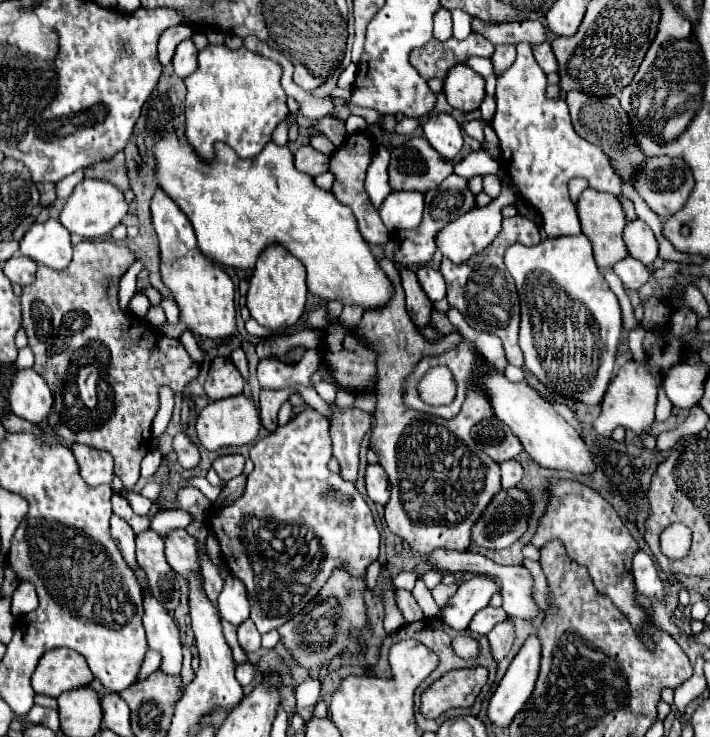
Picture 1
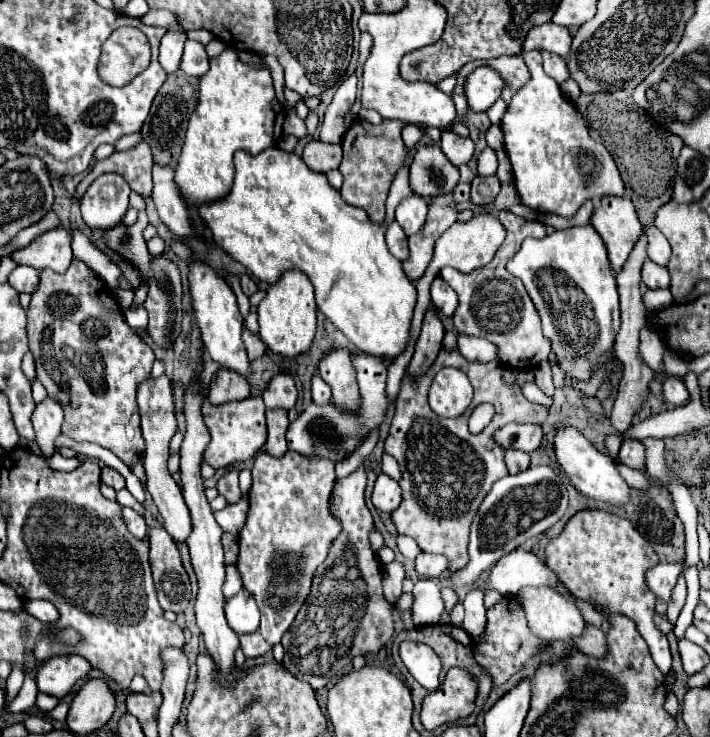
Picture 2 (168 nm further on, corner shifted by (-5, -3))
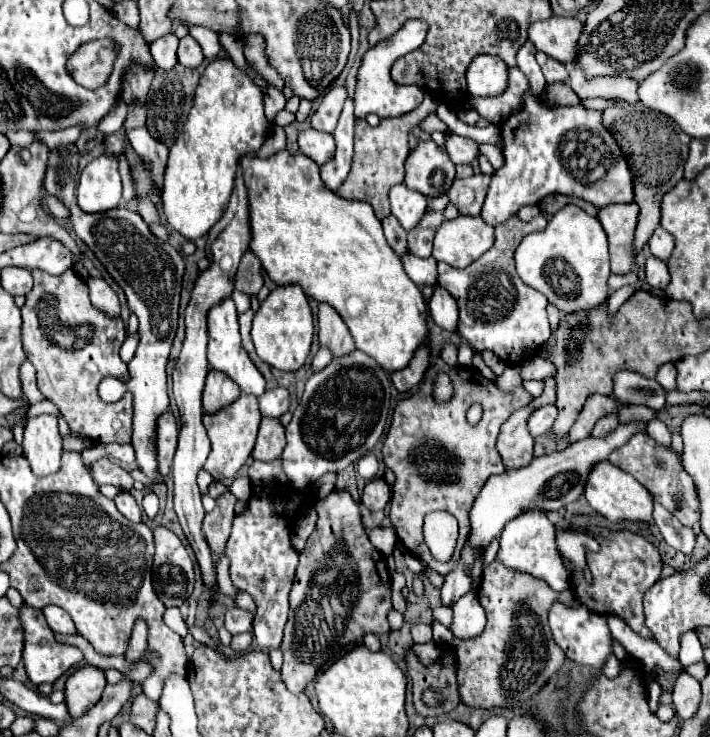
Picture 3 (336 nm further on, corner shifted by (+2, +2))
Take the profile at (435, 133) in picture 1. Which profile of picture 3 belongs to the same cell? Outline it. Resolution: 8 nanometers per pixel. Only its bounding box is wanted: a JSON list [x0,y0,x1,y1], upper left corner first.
[445,134,479,164]

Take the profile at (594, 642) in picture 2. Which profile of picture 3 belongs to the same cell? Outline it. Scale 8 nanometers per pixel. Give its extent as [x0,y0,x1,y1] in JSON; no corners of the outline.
[601,654,621,678]

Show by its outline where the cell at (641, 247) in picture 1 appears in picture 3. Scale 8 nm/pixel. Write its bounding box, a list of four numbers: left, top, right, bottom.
[649,228,673,260]

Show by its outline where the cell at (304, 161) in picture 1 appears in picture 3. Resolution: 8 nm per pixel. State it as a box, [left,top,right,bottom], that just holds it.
[299,128,335,166]

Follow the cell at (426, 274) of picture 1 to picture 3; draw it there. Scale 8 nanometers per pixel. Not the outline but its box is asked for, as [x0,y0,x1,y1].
[429,284,457,330]

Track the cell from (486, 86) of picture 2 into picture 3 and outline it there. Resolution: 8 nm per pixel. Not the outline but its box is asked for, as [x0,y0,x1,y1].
[467,54,507,96]

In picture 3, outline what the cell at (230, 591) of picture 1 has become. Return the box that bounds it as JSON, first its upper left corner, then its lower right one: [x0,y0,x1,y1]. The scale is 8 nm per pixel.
[225,608,255,634]

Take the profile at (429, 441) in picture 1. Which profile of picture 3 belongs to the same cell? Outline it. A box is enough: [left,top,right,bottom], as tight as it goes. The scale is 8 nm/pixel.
[381,358,533,574]

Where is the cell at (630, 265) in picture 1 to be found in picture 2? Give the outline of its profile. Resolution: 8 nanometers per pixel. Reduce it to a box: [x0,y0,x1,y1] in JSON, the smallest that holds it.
[642,261,670,289]

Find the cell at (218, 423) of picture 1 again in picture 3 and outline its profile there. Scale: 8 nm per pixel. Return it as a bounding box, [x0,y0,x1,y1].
[203,394,261,480]

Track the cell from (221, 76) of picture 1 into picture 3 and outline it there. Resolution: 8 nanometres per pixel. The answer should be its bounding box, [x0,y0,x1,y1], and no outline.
[161,56,271,242]

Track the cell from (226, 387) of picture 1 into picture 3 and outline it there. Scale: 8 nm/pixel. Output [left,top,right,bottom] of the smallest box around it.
[203,370,241,414]

